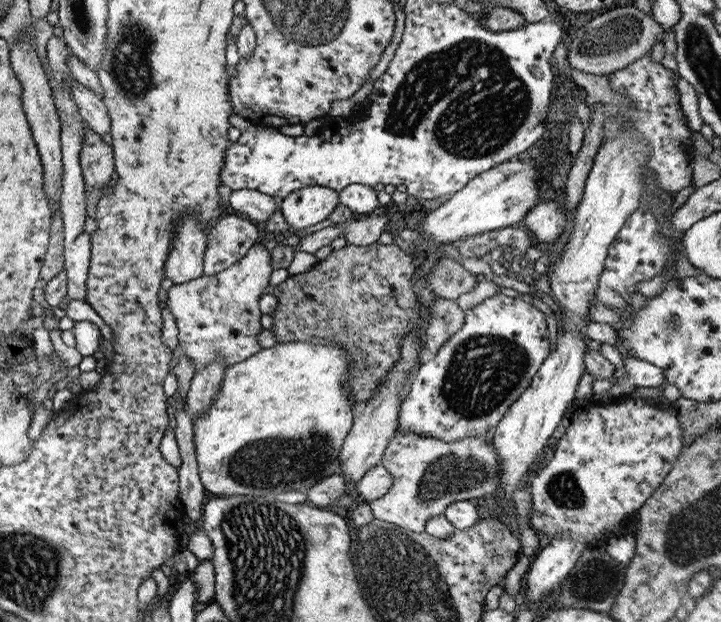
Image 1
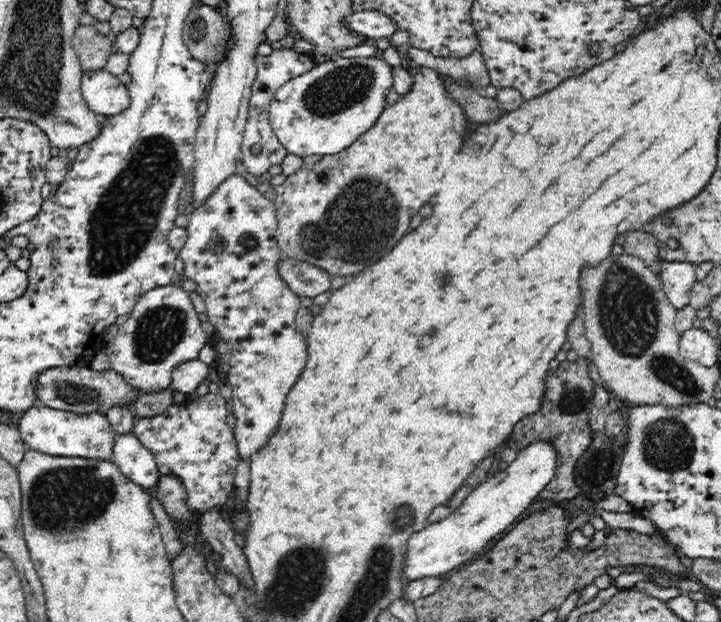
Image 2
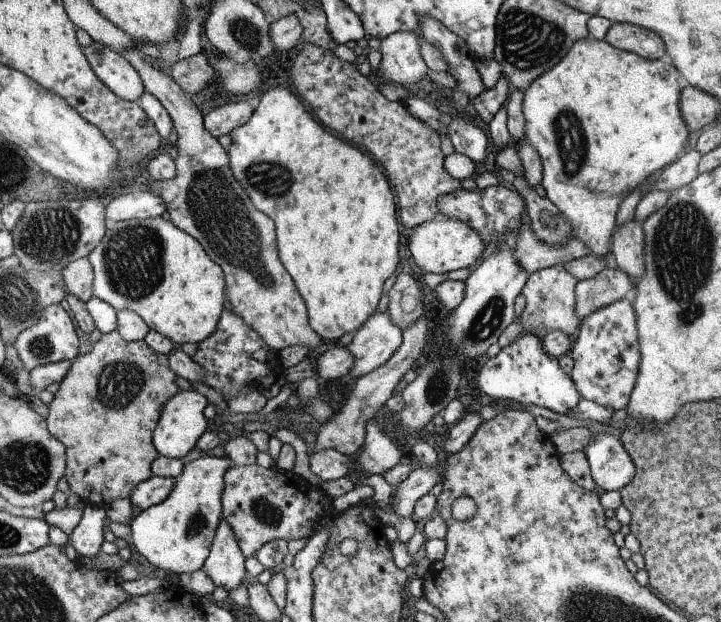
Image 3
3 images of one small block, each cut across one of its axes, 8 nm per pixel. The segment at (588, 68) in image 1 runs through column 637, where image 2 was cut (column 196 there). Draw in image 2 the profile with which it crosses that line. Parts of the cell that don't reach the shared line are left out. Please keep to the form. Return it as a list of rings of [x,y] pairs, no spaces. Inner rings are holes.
[[[202,5],[187,17],[182,38],[194,58],[210,66],[222,55],[231,24],[217,7]]]

